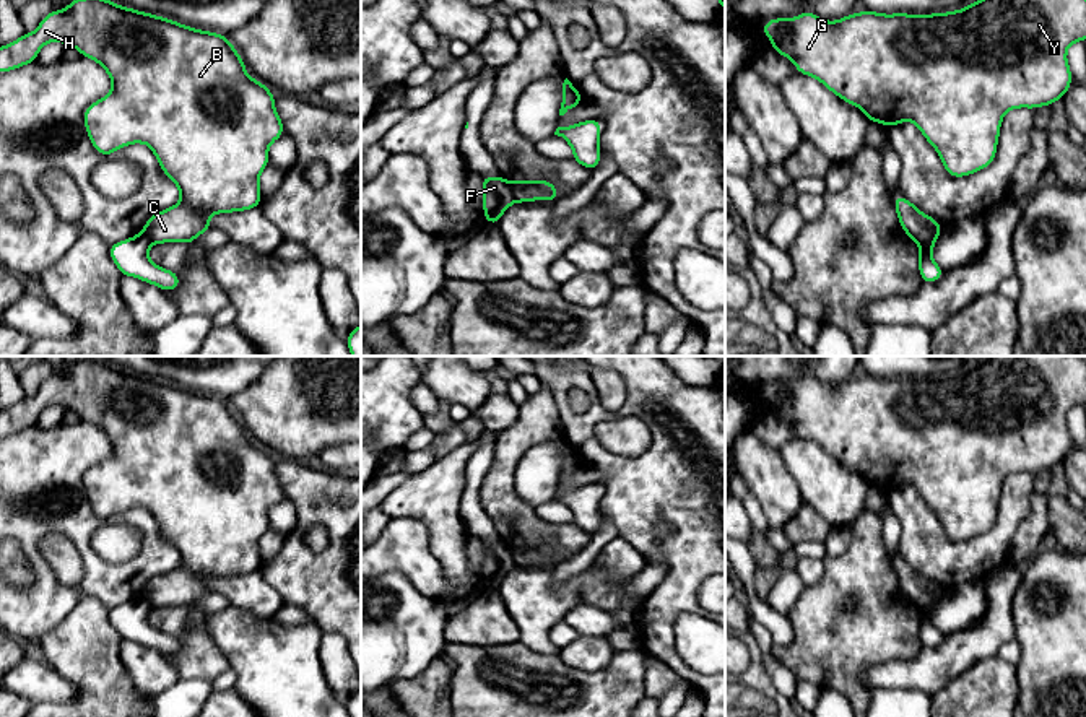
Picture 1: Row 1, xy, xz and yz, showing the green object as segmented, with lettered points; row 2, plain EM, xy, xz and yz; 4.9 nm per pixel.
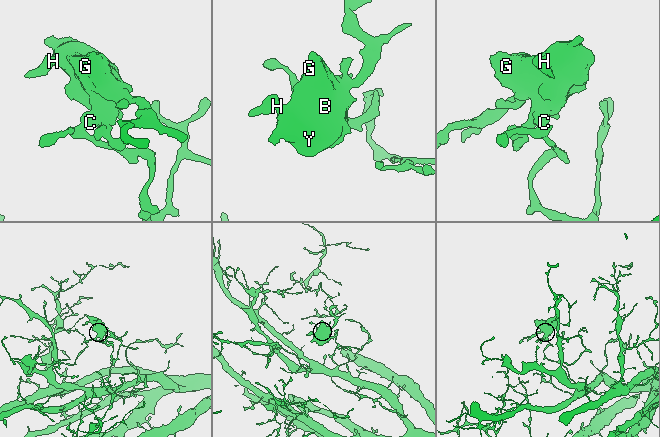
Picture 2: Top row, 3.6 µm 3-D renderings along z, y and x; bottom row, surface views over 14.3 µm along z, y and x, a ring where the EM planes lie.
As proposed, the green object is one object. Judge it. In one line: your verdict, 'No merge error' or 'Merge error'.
Merge error

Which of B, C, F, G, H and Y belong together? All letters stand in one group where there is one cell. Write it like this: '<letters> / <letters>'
B C G H Y / F

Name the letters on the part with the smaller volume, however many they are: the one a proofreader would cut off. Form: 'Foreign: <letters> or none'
Foreign: B, C, G, H, Y

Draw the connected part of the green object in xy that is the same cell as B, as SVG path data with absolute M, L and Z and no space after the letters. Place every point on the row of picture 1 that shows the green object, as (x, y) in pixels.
M70 0L67 10L54 8L44 16L34 33L24 33L0 47L0 73L36 62L39 50L54 41L73 46L81 57L98 62L112 80L112 91L91 102L83 112L85 130L94 150L109 158L124 146L145 143L159 161L161 171L180 190L177 205L146 219L141 232L151 244L192 244L213 228L208 219L211 215L260 206L258 177L270 164L270 145L285 135L285 128L275 109L275 94L262 81L247 75L244 60L226 36L127 8L111 0Z

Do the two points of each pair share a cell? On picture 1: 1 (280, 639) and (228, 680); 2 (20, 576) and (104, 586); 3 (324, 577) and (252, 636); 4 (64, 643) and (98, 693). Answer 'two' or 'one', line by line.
1: two
2: two
3: two
4: one

